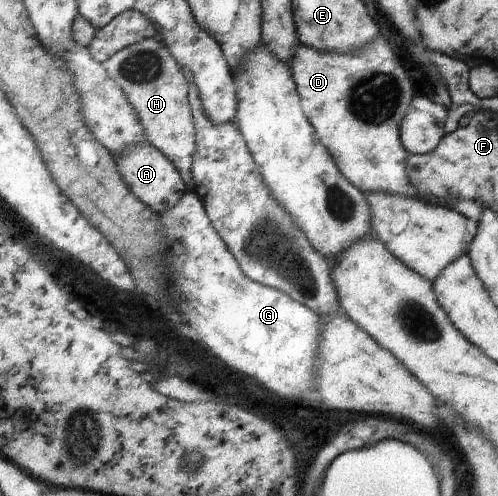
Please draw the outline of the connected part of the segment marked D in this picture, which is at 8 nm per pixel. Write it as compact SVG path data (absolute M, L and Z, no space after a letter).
M378 35L374 43L349 52L318 51L302 43L296 44L288 65L300 96L302 111L315 129L320 143L332 155L340 173L362 193L384 192L422 199L405 172L408 152L403 148L399 129L415 93L412 80L399 58L384 36Z

